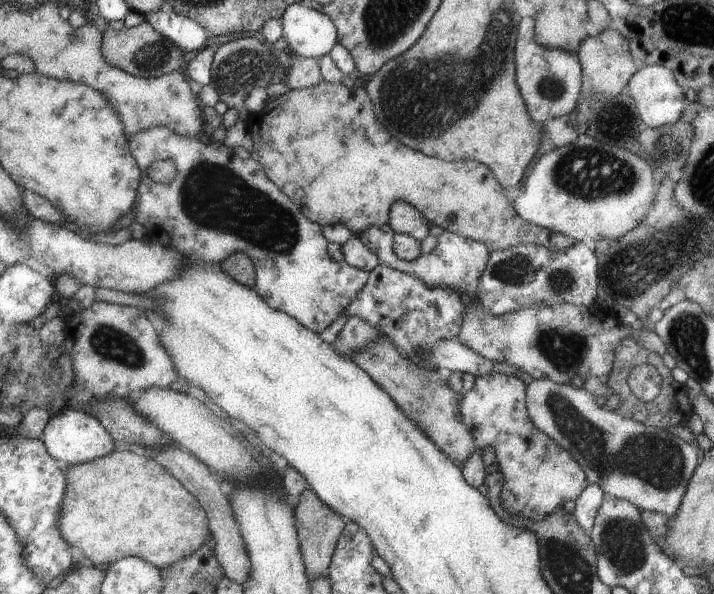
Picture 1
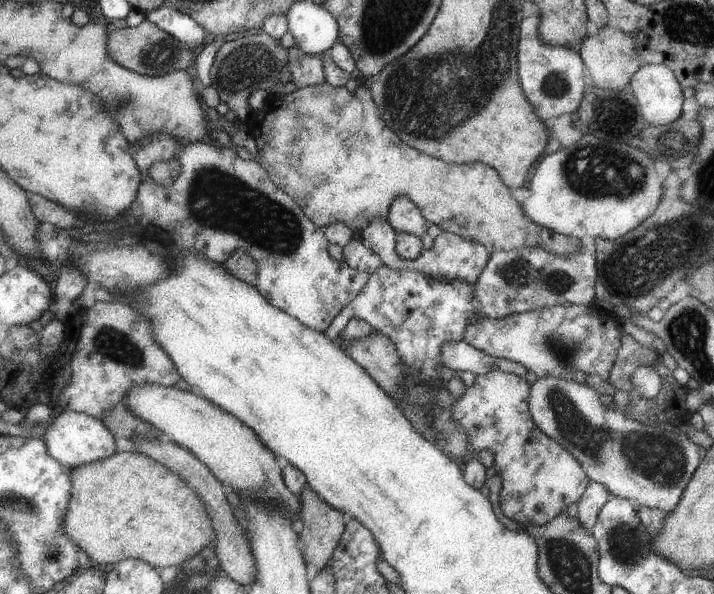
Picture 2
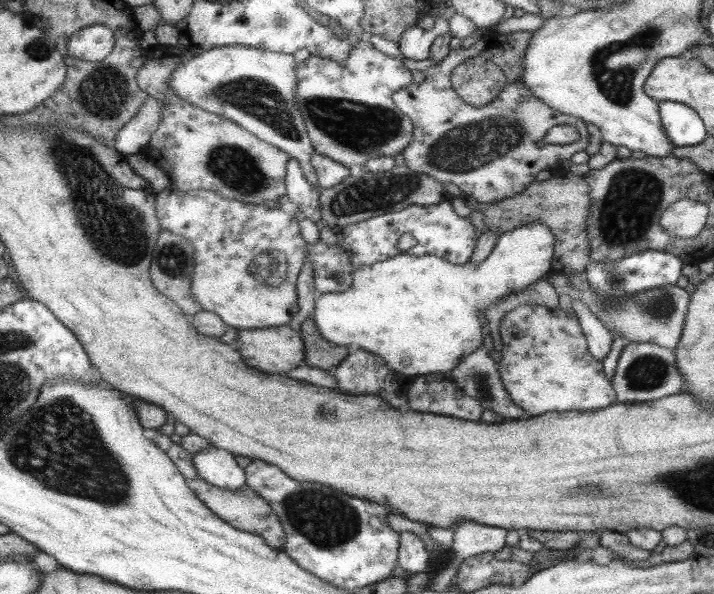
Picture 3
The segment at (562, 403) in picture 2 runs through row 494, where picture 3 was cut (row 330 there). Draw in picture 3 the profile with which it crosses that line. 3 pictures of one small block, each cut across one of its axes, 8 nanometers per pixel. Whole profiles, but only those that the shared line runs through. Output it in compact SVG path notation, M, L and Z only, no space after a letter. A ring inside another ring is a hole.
M676 285L643 290L635 294L626 294L623 298L598 296L596 292L584 292L585 304L589 310L605 325L610 332L623 335L629 343L653 343L668 349L677 347L690 294Z

